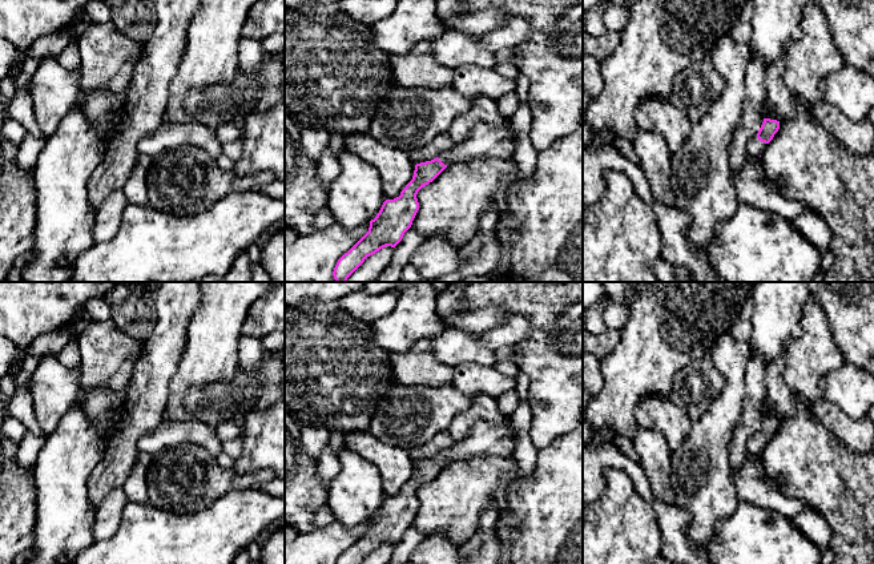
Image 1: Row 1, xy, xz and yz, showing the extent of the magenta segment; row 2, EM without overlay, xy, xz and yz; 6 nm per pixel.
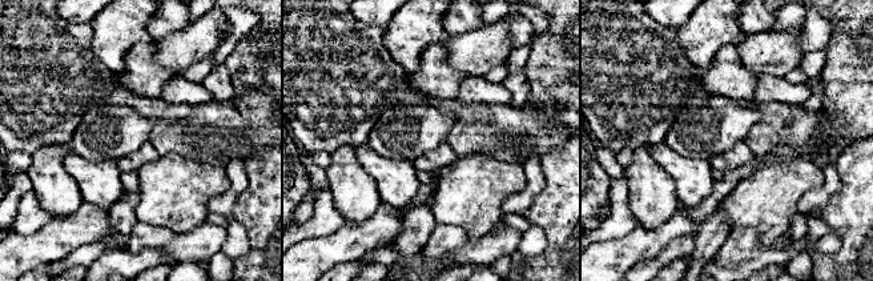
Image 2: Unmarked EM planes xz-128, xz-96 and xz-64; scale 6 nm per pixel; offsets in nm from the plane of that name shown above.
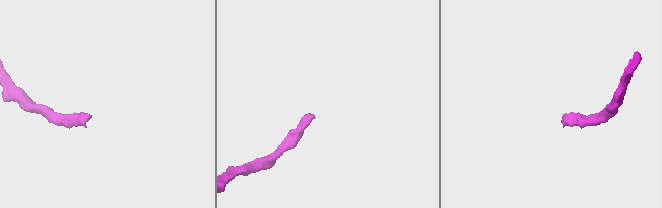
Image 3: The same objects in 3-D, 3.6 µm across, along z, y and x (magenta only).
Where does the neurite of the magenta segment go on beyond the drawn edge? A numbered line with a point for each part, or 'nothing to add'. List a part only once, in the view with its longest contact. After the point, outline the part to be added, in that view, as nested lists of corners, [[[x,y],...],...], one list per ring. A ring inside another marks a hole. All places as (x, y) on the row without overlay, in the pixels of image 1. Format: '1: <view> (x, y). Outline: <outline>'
1: yz (754, 444). Outline: [[[757,434],[748,440],[748,451],[753,455],[760,455],[766,442],[761,440]]]

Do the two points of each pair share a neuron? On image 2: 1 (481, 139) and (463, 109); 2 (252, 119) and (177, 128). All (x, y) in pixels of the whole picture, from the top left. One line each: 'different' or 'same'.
1: same
2: same

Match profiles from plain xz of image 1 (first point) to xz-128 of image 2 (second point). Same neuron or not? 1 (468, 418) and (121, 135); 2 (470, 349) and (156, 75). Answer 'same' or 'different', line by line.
1: different
2: different

